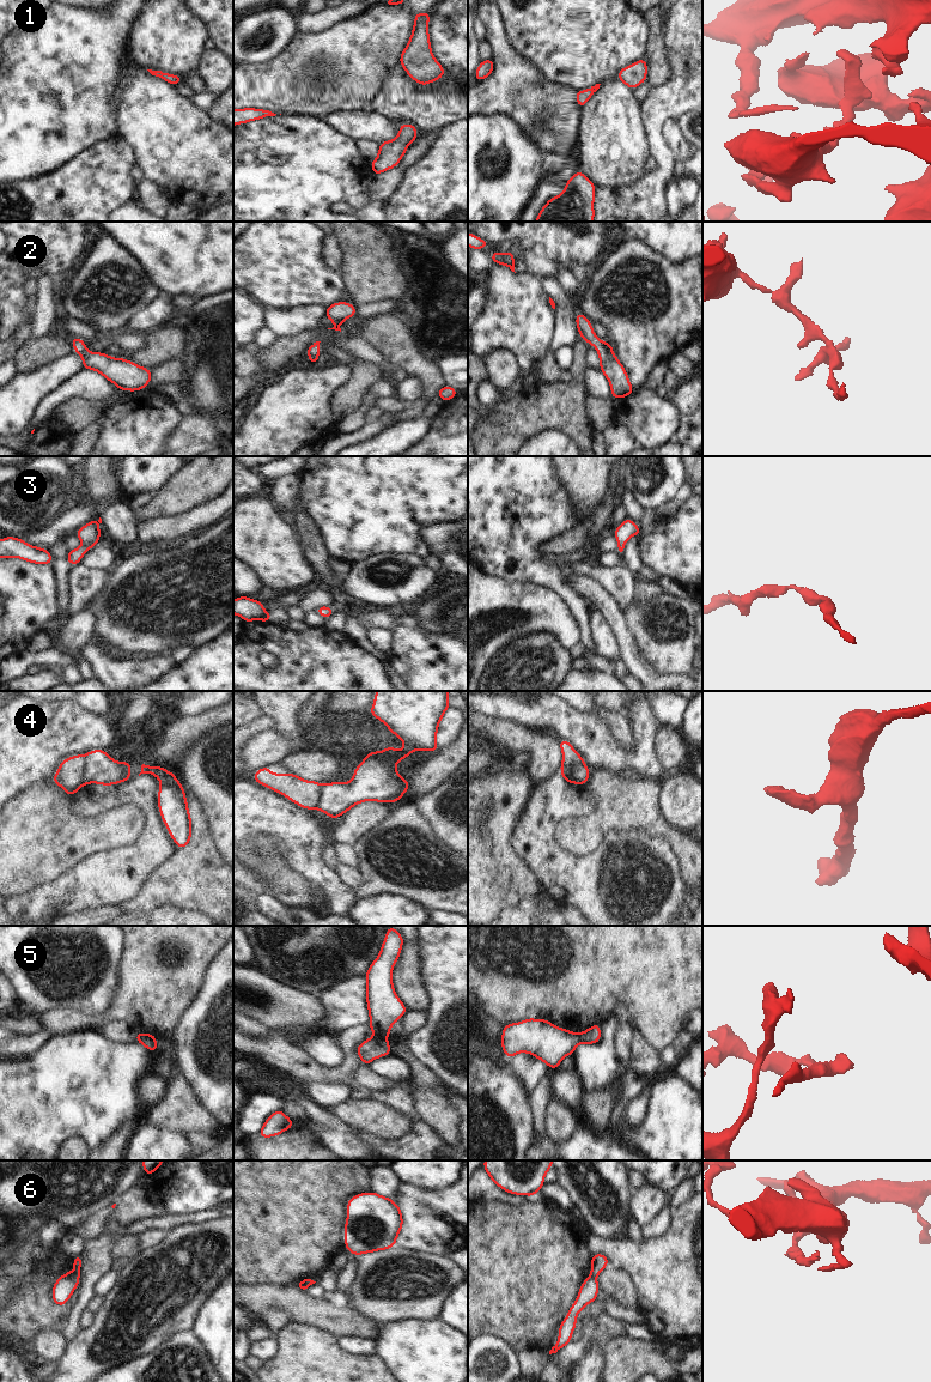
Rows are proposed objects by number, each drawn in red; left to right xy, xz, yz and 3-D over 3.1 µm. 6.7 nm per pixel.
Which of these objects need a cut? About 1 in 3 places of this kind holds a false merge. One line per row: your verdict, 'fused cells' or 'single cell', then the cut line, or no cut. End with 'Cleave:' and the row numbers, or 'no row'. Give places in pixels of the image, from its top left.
1: single cell | no cut
2: single cell | no cut
3: single cell | no cut
4: fused cells | yz (563, 757), (576, 765), (577, 782)
5: fused cells | xz (373, 1036), (383, 1037)
6: fused cells | yz (589, 1276), (595, 1278)
Cleave: 4, 5, 6

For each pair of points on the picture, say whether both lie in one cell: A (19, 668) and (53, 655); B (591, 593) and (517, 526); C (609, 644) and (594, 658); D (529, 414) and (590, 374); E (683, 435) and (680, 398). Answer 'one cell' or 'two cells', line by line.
A: one cell
B: two cells
C: two cells
D: two cells
E: one cell

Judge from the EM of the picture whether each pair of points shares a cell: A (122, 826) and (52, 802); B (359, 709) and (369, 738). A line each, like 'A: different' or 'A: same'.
A: same
B: different

